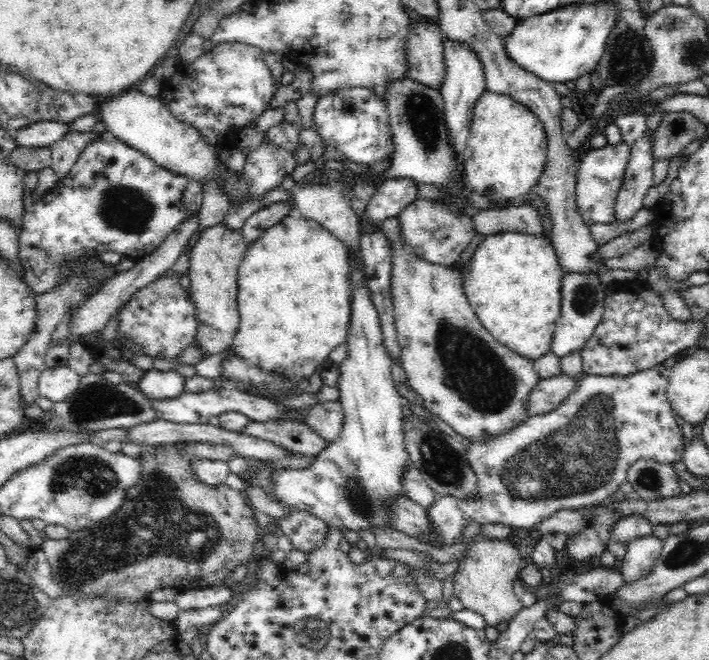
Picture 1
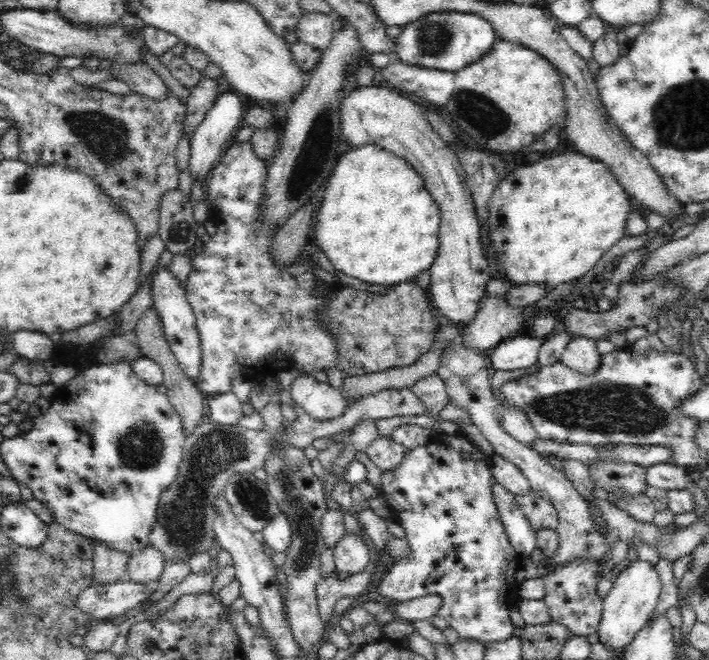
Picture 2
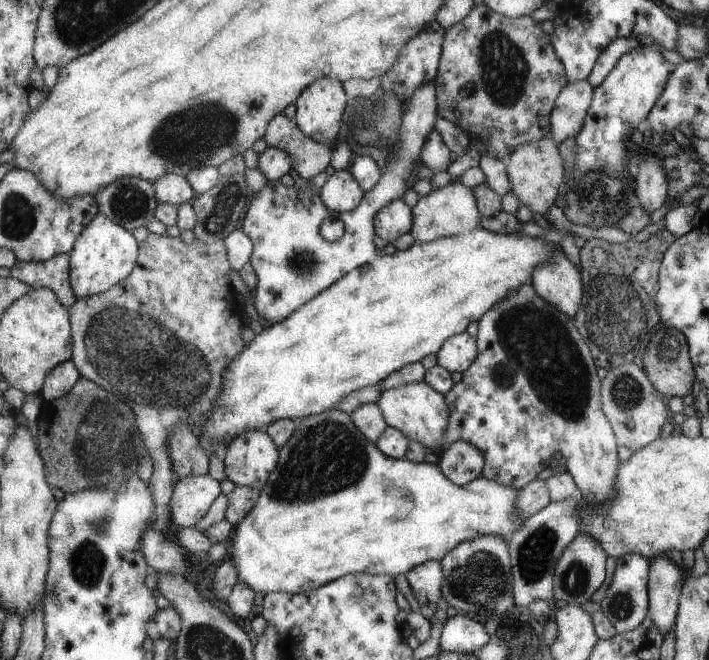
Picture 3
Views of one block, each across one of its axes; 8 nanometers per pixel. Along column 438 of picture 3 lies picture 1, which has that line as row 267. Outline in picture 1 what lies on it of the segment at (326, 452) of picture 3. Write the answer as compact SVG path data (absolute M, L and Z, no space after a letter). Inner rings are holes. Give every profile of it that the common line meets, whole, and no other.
M506 231L487 236L468 261L469 269L463 276L466 298L483 327L500 343L520 356L534 360L551 352L551 340L560 316L560 284L562 267L553 244L546 237Z

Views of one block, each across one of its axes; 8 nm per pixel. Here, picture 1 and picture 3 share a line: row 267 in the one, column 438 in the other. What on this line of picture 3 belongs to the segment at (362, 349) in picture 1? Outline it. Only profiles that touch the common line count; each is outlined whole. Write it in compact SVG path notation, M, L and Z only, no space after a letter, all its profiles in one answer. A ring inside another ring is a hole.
M463 331L444 341L436 353L436 364L447 372L462 373L466 368L469 368L469 365L477 356L478 347L475 337Z

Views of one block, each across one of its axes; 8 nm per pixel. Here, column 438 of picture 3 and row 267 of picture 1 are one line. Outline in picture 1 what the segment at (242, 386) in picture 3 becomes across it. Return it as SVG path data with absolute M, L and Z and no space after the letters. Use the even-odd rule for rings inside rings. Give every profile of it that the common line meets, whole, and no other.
M298 214L288 215L249 243L237 271L238 328L232 350L246 363L276 372L277 378L302 381L314 376L318 366L327 361L329 354L348 336L350 266L344 243L316 221Z

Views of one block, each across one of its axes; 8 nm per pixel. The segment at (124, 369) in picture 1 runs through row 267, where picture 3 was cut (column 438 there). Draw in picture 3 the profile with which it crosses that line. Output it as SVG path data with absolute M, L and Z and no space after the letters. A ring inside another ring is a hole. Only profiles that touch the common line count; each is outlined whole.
M458 180L432 190L424 197L419 197L411 208L413 211L413 224L409 234L416 243L427 243L437 238L453 235L464 235L478 228L481 216L474 199L474 191L470 187L463 186Z

